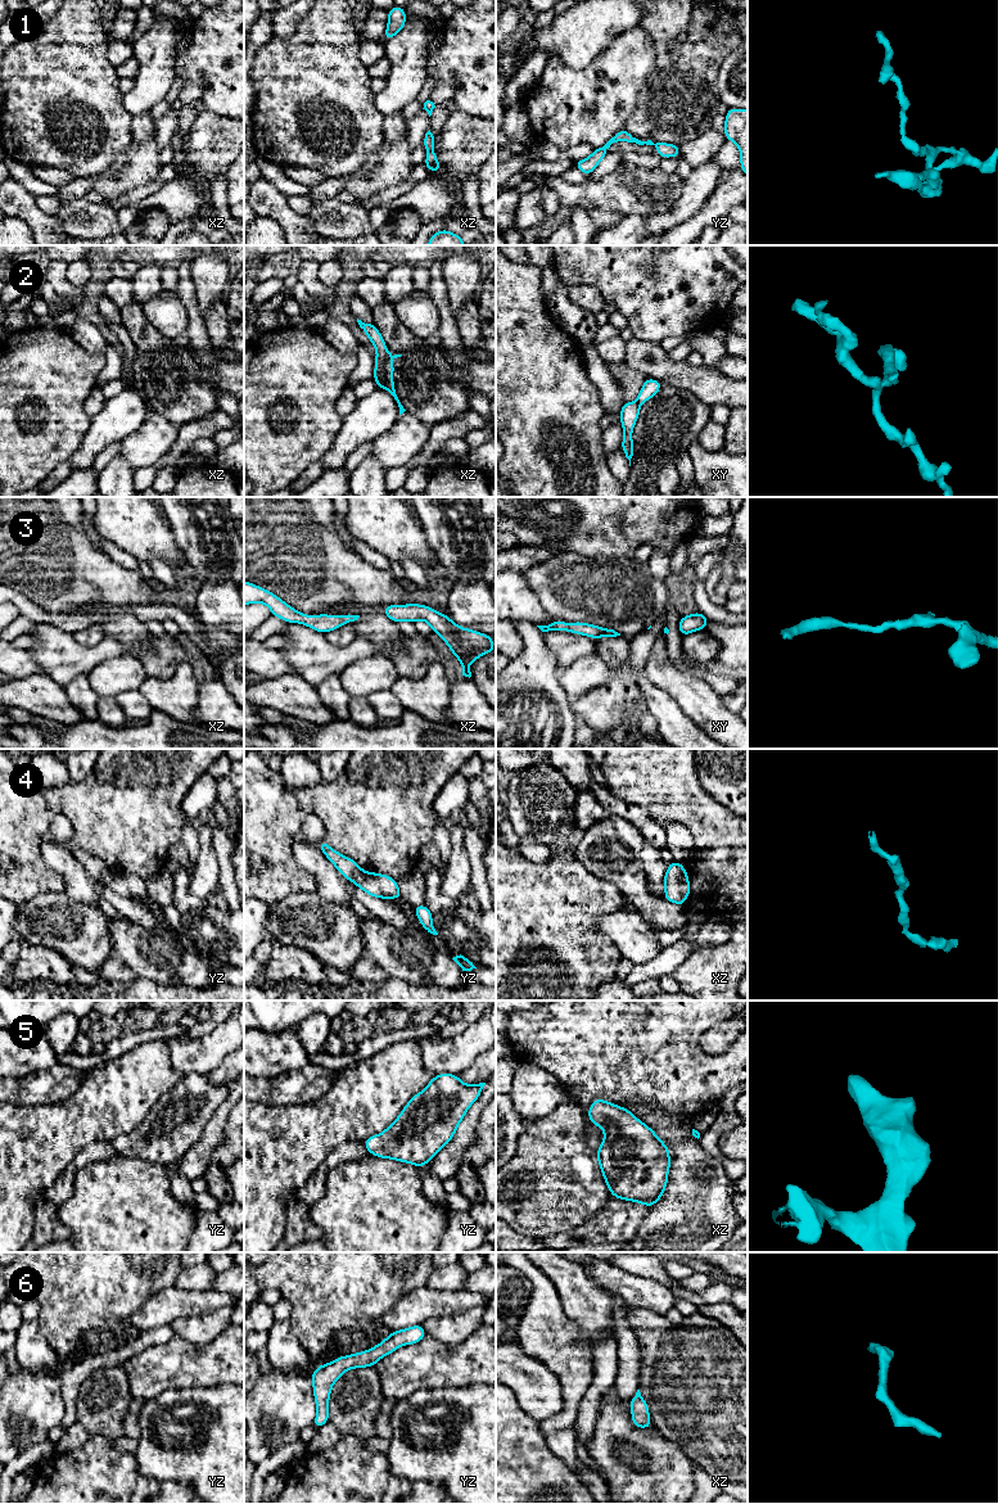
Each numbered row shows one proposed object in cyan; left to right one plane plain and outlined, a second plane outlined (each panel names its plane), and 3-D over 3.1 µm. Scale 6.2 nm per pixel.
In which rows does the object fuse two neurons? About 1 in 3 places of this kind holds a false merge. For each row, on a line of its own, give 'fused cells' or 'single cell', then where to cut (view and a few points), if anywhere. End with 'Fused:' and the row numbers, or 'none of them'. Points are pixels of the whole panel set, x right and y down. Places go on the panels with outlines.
1: single cell; cut none
2: fused cells; cut xz (389, 355), (385, 362), (384, 387)
3: single cell; cut none
4: single cell; cut none
5: single cell; cut none
6: single cell; cut none
Fused: 2

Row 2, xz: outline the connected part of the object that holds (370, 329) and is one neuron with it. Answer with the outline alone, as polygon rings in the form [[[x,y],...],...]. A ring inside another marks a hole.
[[[358,319],[357,322],[376,349],[375,370],[372,379],[378,383],[378,388],[384,389],[387,387],[385,363],[389,356],[388,348],[381,334],[374,324],[365,324]]]

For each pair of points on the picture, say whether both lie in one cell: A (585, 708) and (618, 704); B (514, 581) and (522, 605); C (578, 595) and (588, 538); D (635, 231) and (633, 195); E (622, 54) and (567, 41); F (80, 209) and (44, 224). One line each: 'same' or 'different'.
A: same
B: same
C: different
D: different
E: different
F: different

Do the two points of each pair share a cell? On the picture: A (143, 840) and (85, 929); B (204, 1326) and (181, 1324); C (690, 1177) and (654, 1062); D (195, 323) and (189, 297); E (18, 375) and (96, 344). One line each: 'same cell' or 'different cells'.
A: different cells
B: same cell
C: different cells
D: same cell
E: different cells

